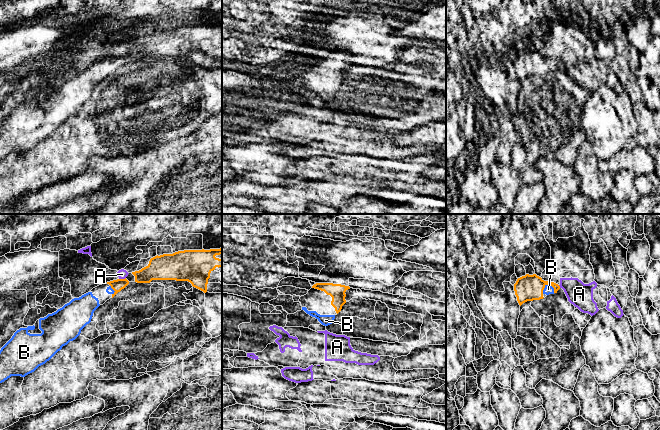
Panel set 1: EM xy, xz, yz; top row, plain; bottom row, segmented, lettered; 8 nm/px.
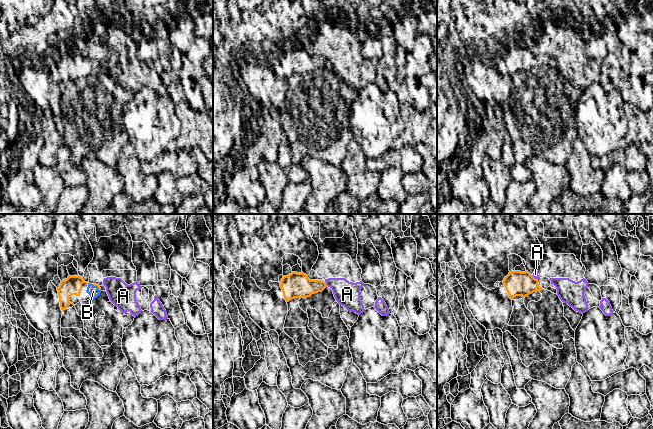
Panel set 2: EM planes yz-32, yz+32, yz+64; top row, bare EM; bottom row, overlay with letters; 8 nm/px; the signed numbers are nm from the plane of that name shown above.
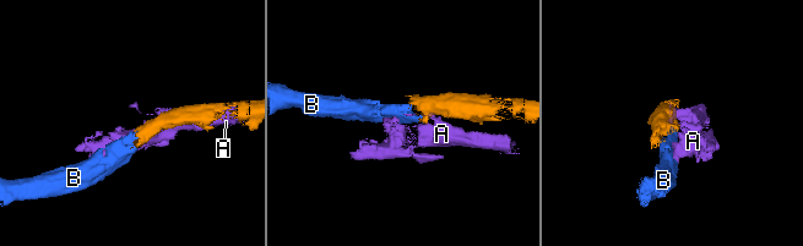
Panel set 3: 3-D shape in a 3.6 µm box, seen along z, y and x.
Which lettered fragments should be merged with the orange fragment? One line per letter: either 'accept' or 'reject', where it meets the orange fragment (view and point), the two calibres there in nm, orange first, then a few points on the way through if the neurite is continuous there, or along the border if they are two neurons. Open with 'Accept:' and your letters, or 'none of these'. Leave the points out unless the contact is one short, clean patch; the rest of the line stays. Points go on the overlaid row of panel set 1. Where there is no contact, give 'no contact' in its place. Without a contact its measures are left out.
Accept: B
A: reject | xy (122, 279) | 100/80 nm | along xy (125, 277), (119, 279)
B: accept | yz (546, 284) | 200/70 nm | across yz (529, 287), (546, 284), (548, 289)

